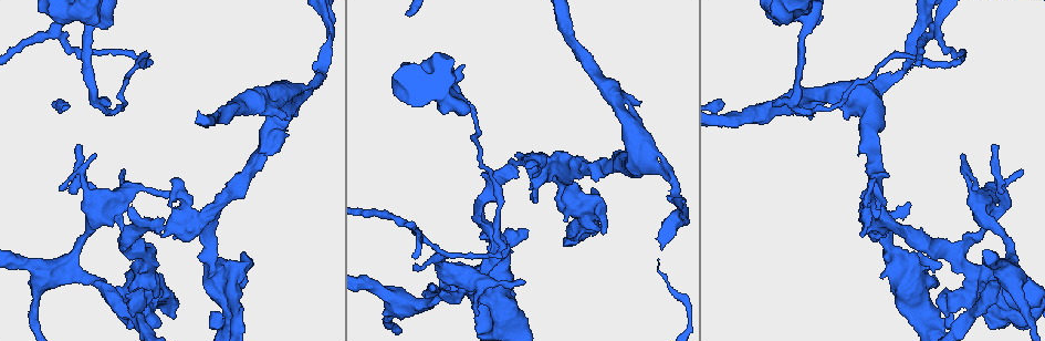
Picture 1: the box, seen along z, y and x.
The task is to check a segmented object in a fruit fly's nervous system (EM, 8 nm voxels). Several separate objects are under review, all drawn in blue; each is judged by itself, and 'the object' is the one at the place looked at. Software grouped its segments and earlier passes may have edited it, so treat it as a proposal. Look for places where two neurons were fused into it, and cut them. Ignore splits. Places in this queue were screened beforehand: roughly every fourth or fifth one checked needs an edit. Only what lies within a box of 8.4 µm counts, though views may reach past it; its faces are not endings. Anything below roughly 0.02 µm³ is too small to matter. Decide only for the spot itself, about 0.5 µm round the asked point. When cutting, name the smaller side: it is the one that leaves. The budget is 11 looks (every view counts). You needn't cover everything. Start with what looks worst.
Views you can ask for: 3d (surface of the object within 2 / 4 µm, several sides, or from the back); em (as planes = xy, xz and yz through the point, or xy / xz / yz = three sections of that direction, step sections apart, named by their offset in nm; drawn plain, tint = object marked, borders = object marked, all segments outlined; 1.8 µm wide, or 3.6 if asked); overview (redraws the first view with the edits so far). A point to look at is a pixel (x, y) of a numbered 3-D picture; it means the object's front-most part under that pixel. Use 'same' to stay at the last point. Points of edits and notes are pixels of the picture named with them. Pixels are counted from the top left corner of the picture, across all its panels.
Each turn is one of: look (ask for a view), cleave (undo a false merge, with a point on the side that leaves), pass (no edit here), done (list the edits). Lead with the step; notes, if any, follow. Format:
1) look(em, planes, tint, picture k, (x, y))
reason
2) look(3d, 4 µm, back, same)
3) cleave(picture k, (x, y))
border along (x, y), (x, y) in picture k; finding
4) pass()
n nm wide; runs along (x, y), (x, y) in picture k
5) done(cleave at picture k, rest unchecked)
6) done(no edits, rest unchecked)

look(em, planes, borders, picture 1, (547, 162))
looks like a crossing

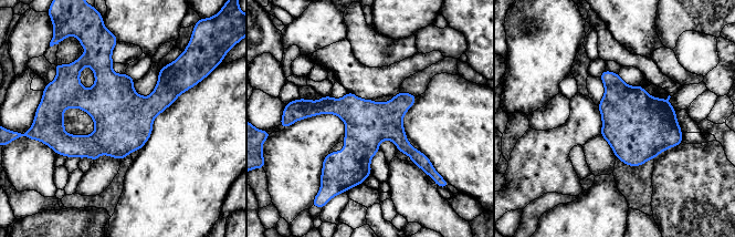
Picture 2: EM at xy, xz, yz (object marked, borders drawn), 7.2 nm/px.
pass()
continuous, no second neuron

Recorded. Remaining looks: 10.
look(em, planes, tint, picture 1, (411, 224))
a fork

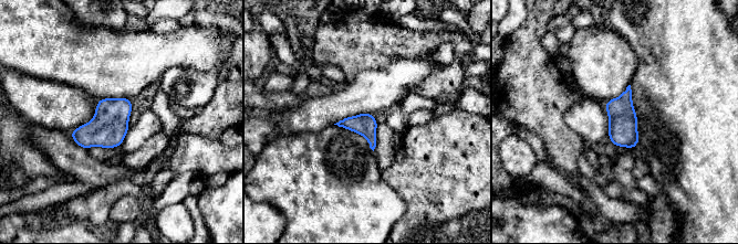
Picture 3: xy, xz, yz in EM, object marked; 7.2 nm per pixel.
pass()
160 nm wide; continuous, no second neuron

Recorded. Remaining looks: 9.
look(3d, 4 µm, picture 1, (802, 17))
abrupt turn

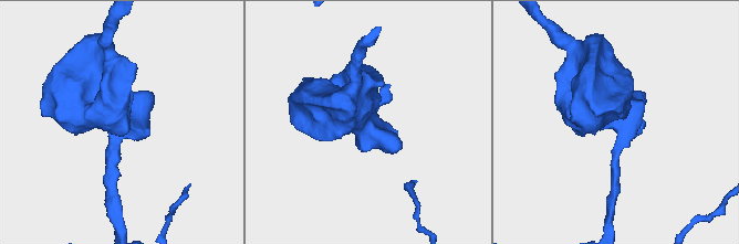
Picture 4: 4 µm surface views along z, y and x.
look(em, 3.6 µm, planes, tint, picture 4, (617, 123))

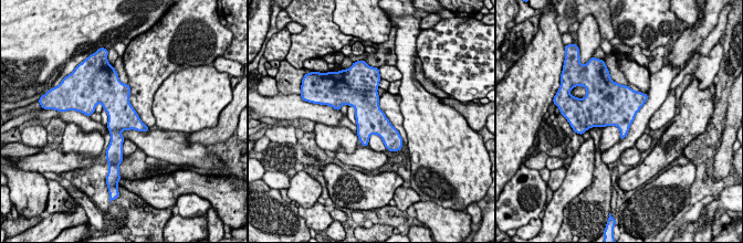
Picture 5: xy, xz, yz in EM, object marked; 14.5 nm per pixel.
pass()
all the same neuron

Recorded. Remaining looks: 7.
look(3d, 2 µm, picture 1, (979, 309))
closes a loop

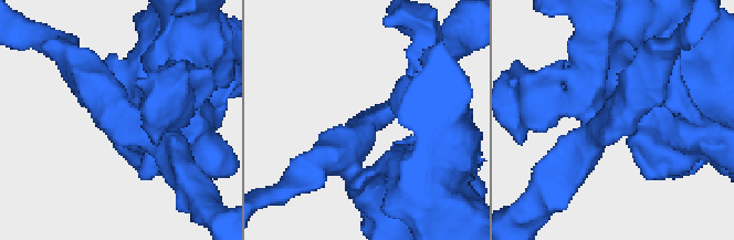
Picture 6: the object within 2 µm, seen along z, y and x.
look(em, planes, tint, picture 6, (131, 120))
3 arms; arms of 200, 220, 280 nm; need the tissue

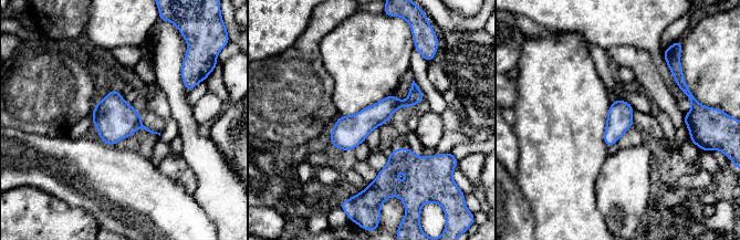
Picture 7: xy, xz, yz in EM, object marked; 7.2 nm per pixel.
cleave(picture 7, (375, 115))
190 nm wide; border along (406, 101), (409, 106) in picture 7; a second neuron is stuck on

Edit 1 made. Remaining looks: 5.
look(overview)
see it whole again

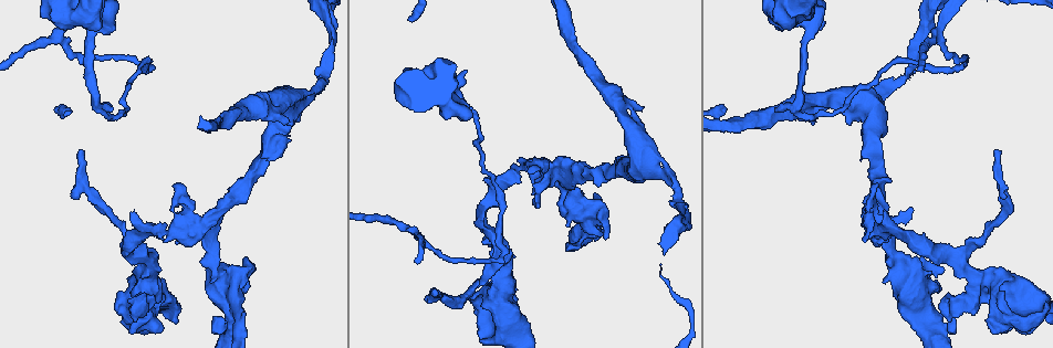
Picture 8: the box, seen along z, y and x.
look(em, planes, tint, picture 8, (150, 68))
sharp bend

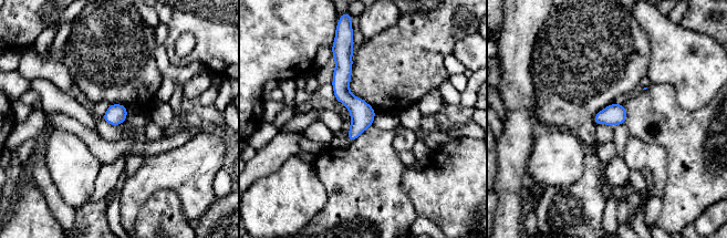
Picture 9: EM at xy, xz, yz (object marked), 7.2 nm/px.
pass()
runs along (346, 52), (352, 137) in picture 9; all the same neuron

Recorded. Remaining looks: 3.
done(cleave at picture 7, rest unchecked)

